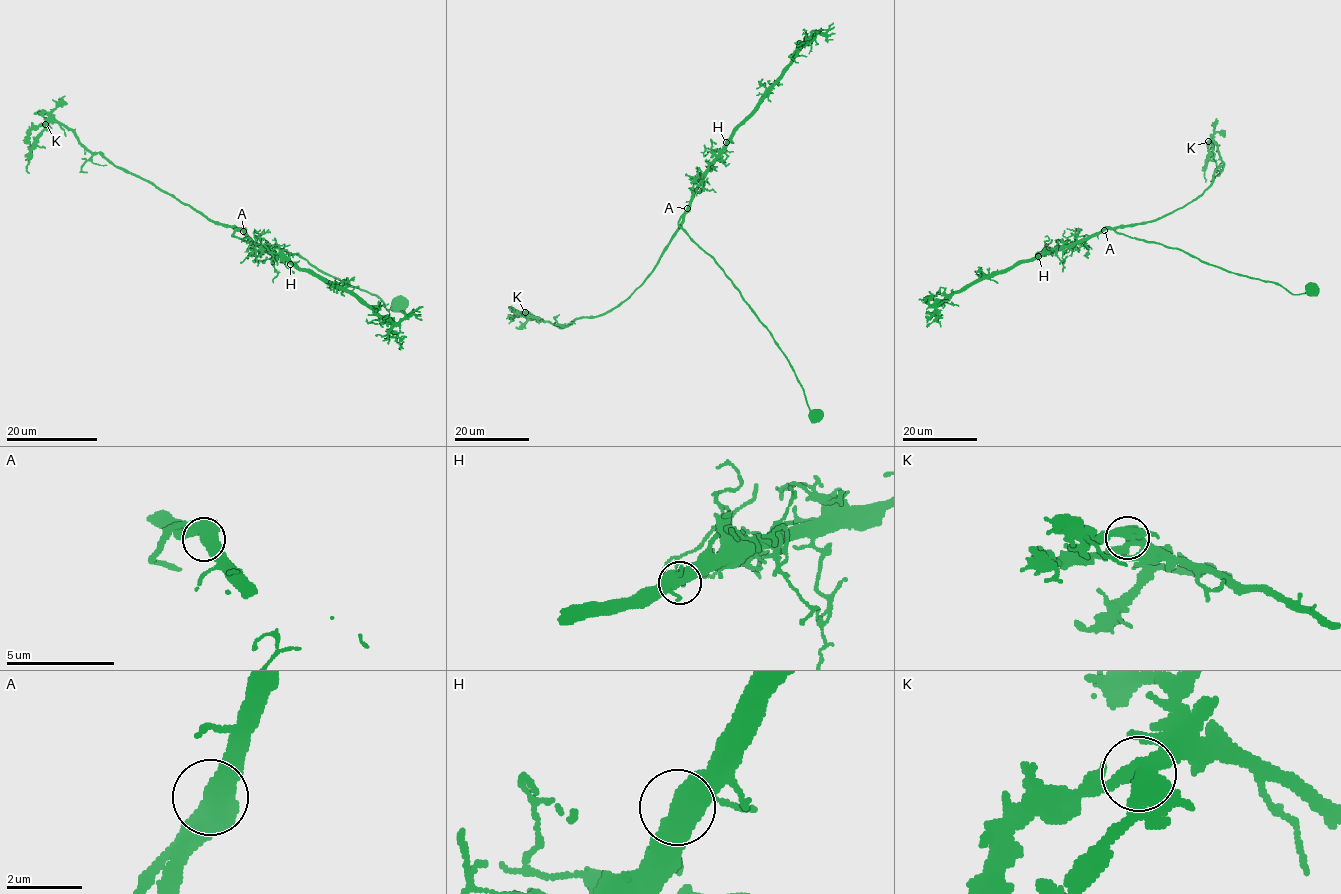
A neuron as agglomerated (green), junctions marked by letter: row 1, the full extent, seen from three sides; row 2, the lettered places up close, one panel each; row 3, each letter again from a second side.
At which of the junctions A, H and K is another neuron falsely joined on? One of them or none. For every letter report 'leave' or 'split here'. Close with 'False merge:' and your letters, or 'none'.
A: leave
H: leave
K: leave
False merge: none

